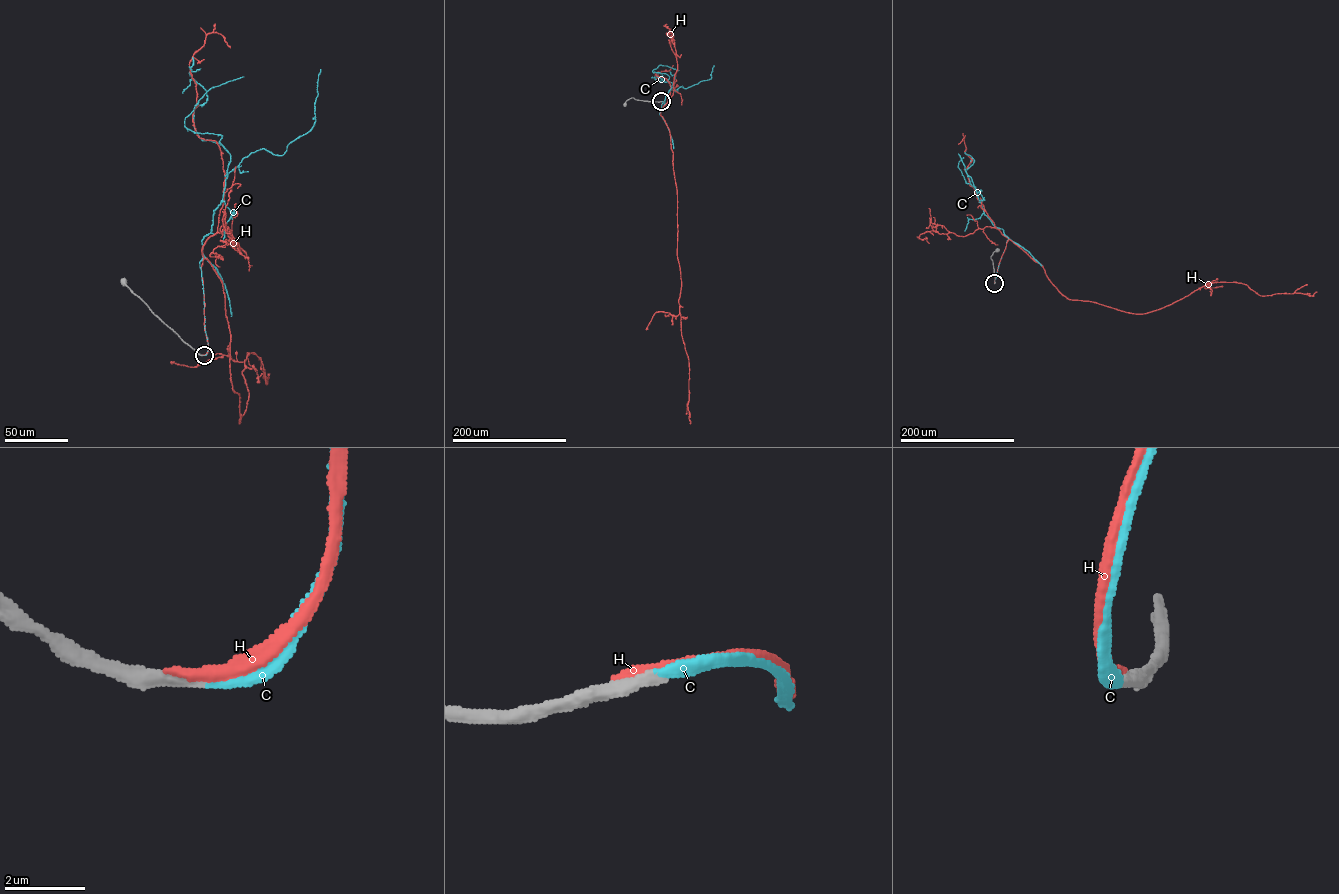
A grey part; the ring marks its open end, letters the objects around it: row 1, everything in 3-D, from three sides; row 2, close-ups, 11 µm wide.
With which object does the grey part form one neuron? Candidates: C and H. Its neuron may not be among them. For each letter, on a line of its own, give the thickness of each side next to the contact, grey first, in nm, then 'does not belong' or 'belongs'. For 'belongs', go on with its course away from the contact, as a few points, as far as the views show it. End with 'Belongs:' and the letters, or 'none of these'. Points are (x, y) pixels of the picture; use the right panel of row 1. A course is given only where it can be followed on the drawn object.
C: calibres 320 and 260 nm; belongs; course (994, 283), (1008, 238), (984, 214), (981, 190), (977, 192), (958, 154)
H: calibres 400 and 360 nm; does not belong
Belongs: C

